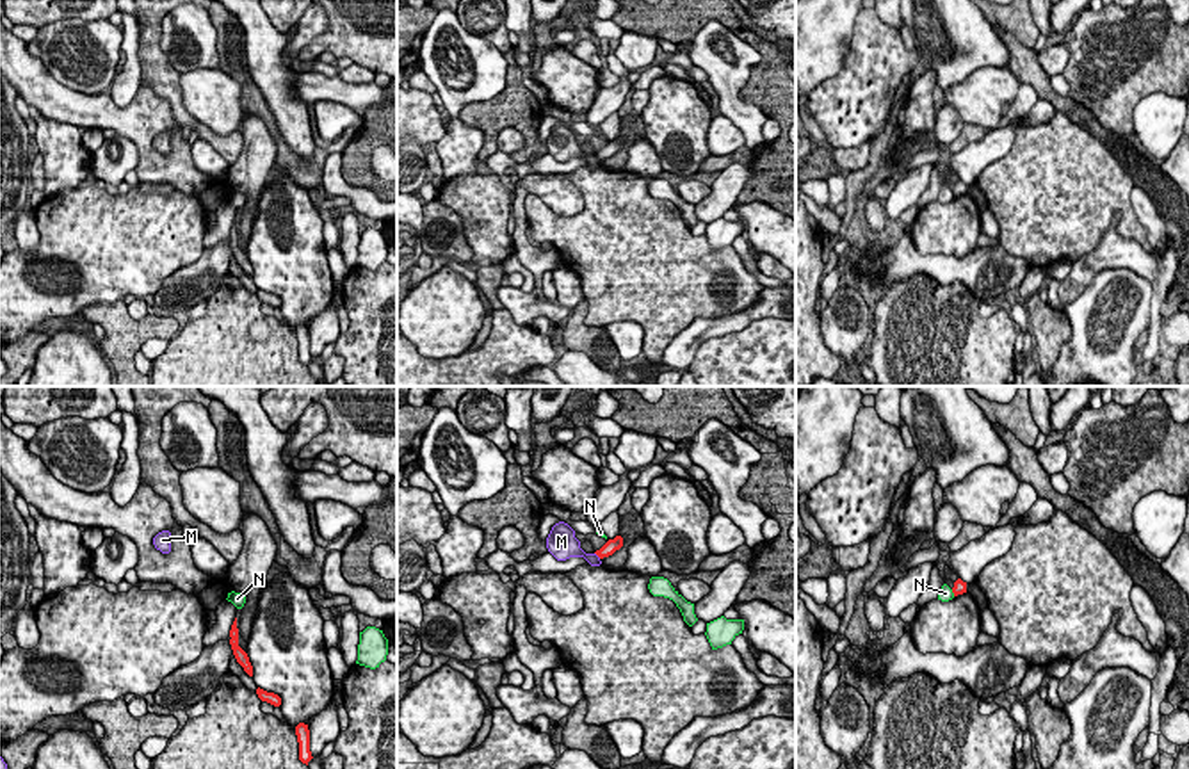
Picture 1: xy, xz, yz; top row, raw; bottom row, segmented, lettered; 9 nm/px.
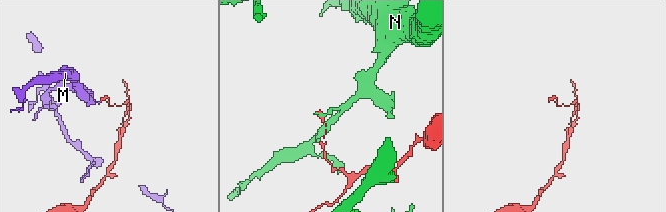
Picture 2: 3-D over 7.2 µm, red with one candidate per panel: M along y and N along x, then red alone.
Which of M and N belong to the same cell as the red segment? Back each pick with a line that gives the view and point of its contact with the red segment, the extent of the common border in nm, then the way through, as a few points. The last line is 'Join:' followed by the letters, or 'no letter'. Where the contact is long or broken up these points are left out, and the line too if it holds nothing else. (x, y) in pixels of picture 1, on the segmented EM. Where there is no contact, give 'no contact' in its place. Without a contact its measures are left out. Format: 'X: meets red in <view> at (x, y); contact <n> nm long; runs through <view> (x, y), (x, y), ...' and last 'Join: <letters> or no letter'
Join: no letter

